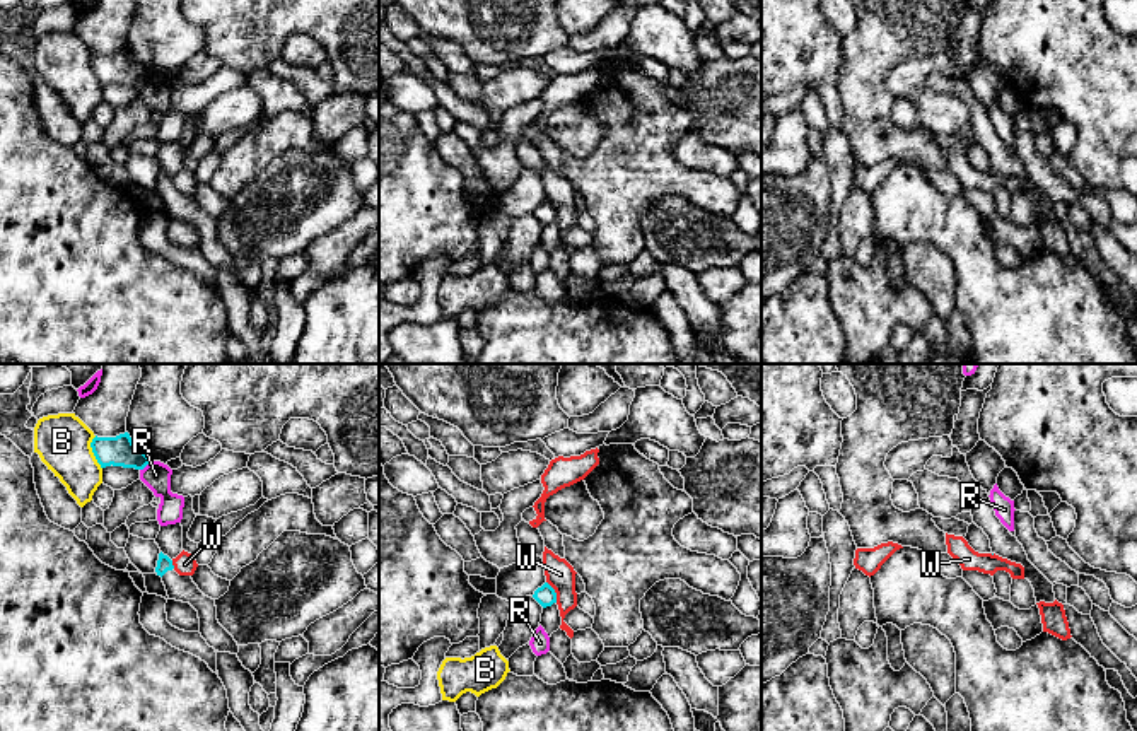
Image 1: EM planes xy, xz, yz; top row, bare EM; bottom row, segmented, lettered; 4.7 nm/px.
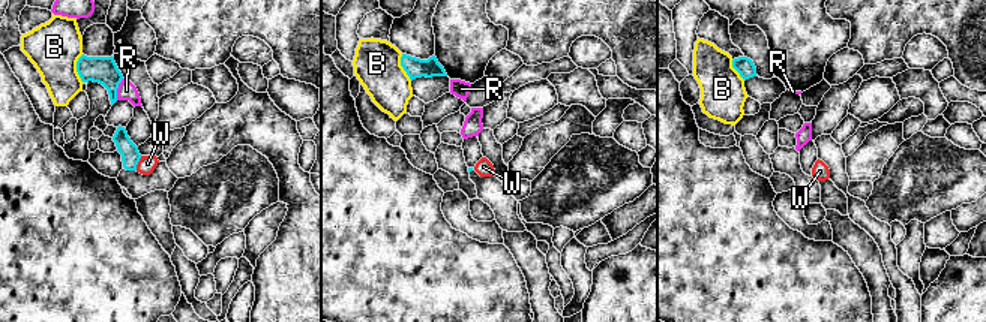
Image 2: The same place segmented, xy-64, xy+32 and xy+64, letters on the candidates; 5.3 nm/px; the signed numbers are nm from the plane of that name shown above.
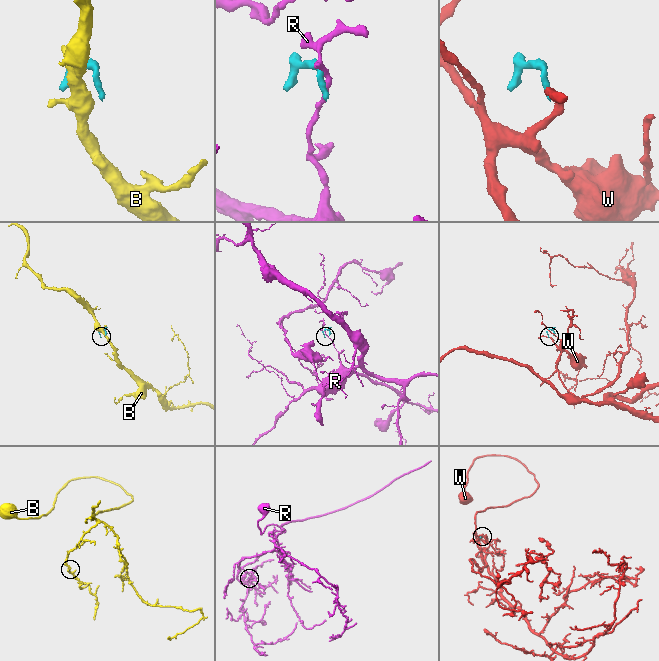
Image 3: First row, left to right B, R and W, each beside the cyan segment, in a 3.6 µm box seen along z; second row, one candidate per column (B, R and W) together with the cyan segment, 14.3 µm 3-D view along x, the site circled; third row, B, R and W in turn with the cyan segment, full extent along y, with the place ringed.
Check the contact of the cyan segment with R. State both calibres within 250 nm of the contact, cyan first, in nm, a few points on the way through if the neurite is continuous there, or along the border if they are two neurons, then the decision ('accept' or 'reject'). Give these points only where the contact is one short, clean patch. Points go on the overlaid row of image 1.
calibres 140 and 140 nm; border xy (151, 460), (140, 470); reject

